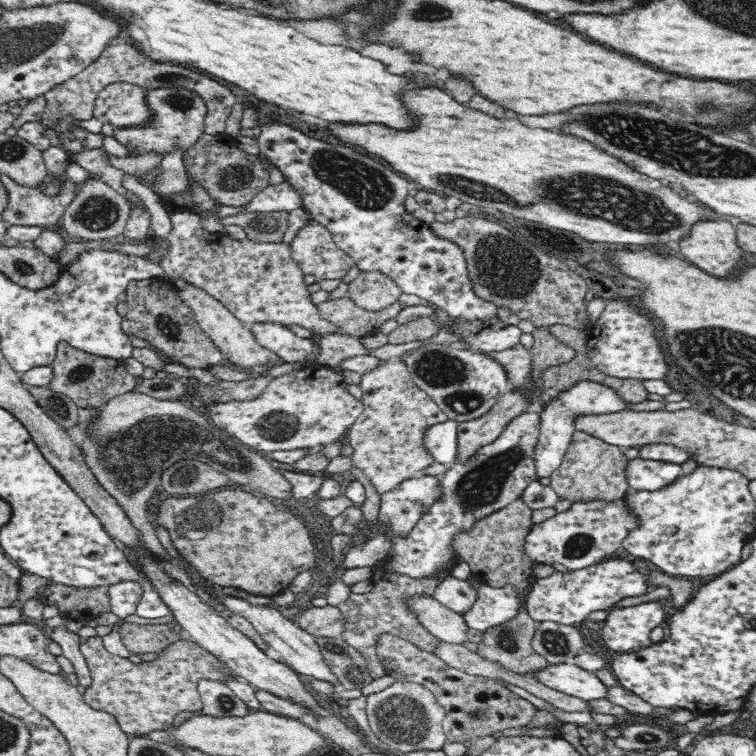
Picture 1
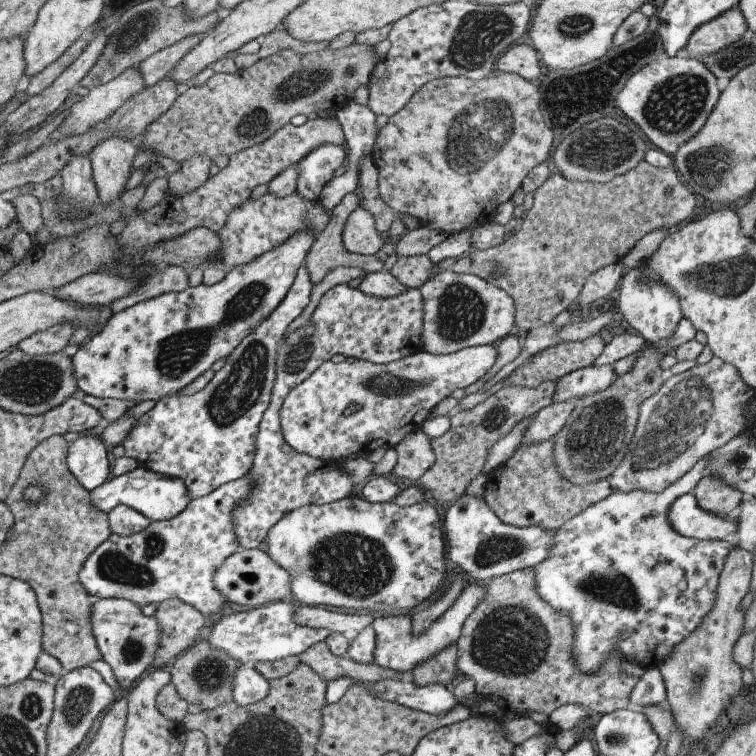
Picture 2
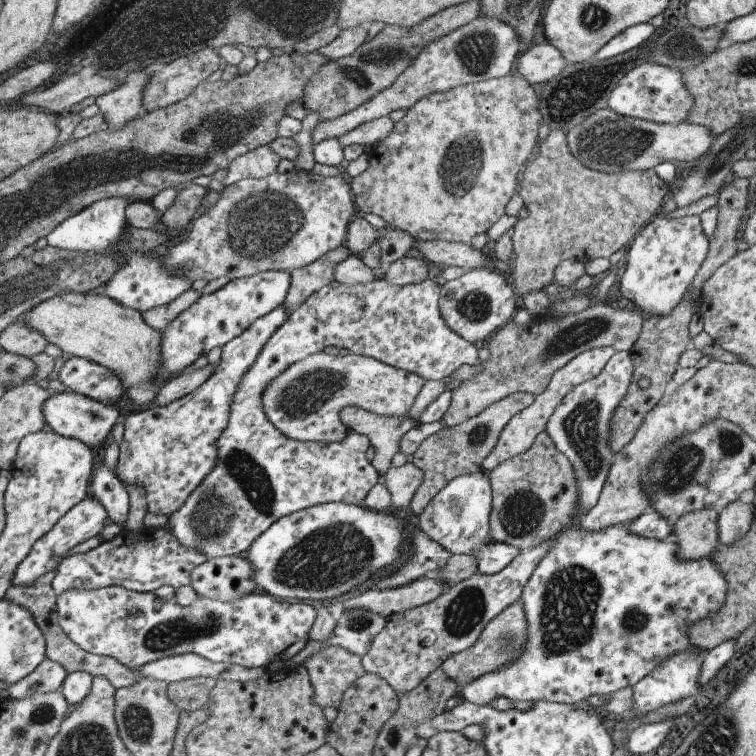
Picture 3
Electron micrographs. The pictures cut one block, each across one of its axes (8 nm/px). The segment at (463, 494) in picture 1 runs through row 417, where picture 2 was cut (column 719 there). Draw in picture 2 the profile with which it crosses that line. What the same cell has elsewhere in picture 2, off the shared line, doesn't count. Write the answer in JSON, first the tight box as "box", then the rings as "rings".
{"box":[667,491,737,540],"rings":[[[691,491],[671,503],[667,510],[667,522],[675,533],[697,540],[734,540],[737,532],[736,521],[701,510]]]}

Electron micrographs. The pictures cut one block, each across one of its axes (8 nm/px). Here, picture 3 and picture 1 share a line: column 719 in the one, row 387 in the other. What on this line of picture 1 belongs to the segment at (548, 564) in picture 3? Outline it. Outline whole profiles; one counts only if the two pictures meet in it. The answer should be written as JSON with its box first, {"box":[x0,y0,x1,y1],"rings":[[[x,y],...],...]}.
{"box":[535,380,628,480],"rings":[[[587,380],[572,386],[570,390],[558,393],[556,400],[550,402],[550,406],[546,406],[540,414],[539,437],[535,448],[535,469],[538,480],[542,478],[550,479],[561,465],[569,442],[572,440],[572,435],[575,433],[573,418],[578,413],[600,414],[622,411],[626,404],[628,402],[620,400],[620,397],[611,388]]]}

